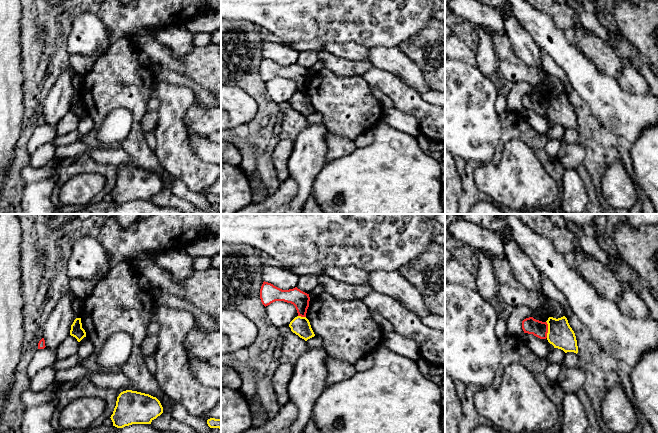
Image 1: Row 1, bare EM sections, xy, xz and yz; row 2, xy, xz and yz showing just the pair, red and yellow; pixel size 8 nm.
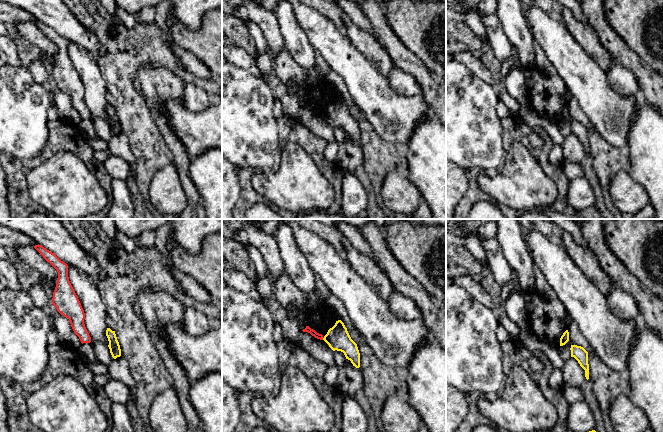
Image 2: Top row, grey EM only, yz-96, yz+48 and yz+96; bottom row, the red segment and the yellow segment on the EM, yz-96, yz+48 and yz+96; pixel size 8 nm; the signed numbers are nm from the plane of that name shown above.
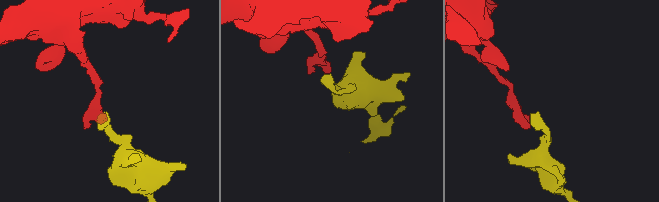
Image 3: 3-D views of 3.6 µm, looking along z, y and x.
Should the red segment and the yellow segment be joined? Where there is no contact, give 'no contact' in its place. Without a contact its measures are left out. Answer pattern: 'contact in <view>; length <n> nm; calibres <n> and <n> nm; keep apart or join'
contact in yz; length 140 nm; calibres 130 and 200 nm; keep apart

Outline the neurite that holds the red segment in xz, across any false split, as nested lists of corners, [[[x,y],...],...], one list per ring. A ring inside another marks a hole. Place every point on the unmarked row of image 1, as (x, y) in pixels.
[[[263,58],[260,65],[260,75],[266,83],[275,77],[284,77],[295,82],[298,92],[306,93],[309,83],[309,70],[301,67],[297,63],[289,66],[282,66],[271,59]]]

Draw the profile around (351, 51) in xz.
[[[354,42],[349,43],[326,43],[320,51],[303,51],[299,53],[296,63],[301,67],[310,70],[318,61],[320,52],[331,53],[337,57],[350,61],[365,61],[368,60],[370,49]]]

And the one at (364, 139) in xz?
[[[368,130],[362,133],[357,139],[354,140],[356,148],[362,148],[371,144],[374,140],[374,135],[372,130]]]

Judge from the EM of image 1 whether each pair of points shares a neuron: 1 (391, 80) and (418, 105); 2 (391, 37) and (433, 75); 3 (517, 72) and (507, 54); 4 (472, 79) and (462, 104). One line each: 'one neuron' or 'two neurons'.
1: one neuron
2: two neurons
3: one neuron
4: one neuron

